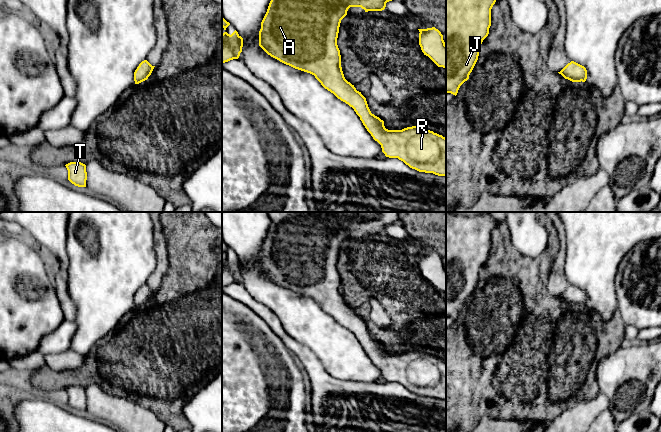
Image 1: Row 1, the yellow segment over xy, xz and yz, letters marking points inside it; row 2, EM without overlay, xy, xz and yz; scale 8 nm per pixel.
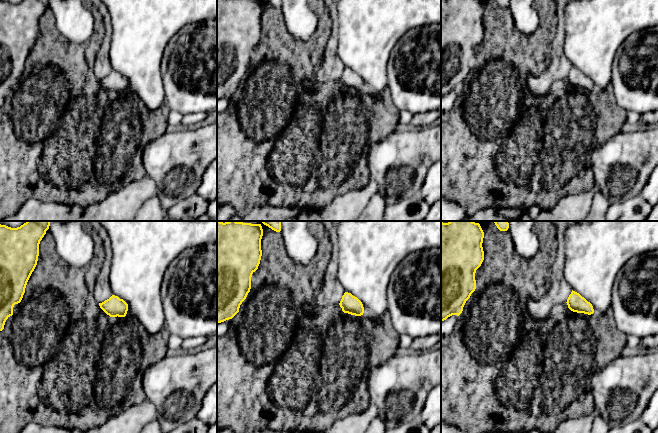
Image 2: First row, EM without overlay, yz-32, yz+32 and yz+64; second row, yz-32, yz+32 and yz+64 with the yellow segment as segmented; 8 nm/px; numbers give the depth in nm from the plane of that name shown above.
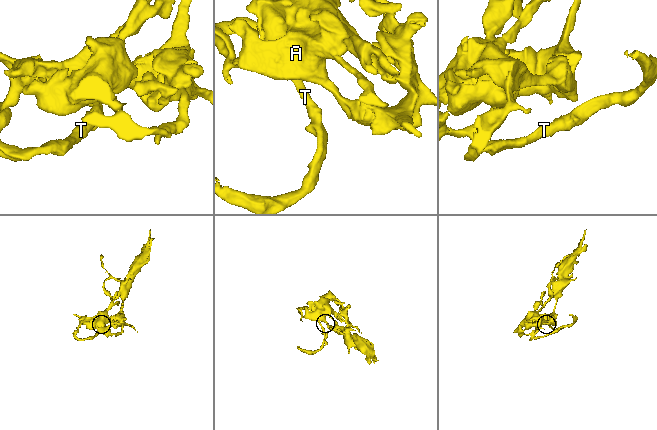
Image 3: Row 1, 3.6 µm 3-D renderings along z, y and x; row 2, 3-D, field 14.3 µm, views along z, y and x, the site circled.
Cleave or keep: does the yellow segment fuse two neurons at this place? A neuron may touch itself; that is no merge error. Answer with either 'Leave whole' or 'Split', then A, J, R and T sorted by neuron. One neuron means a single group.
Split. Groups: A J T / R

